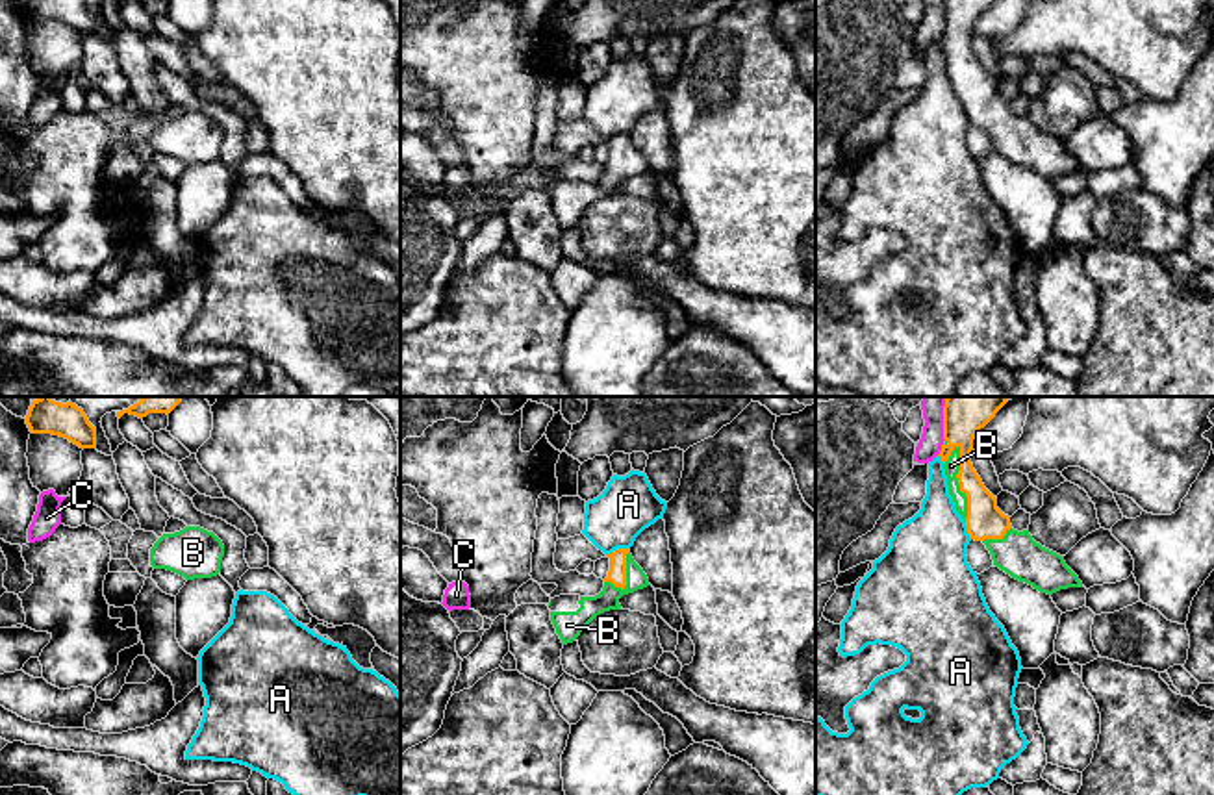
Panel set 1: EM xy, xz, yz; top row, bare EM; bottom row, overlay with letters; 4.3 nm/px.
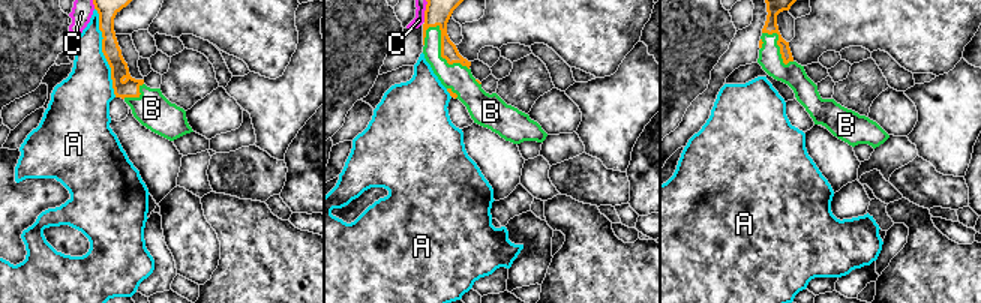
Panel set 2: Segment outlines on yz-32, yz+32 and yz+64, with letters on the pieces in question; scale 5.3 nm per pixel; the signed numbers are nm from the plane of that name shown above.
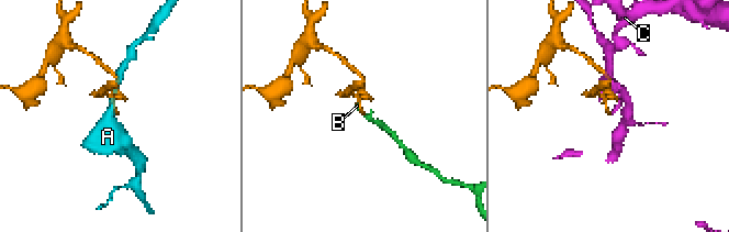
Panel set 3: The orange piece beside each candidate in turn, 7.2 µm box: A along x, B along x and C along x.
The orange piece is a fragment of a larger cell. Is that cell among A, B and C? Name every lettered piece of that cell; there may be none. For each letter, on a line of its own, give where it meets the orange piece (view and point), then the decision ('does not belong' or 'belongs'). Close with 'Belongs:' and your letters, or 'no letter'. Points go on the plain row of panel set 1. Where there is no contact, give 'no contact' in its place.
A: meets orange in xz at (618, 134); does not belong
B: meets orange in yz at (959, 67); belongs
C: meets orange in yz at (944, 21); does not belong
Belongs: B

